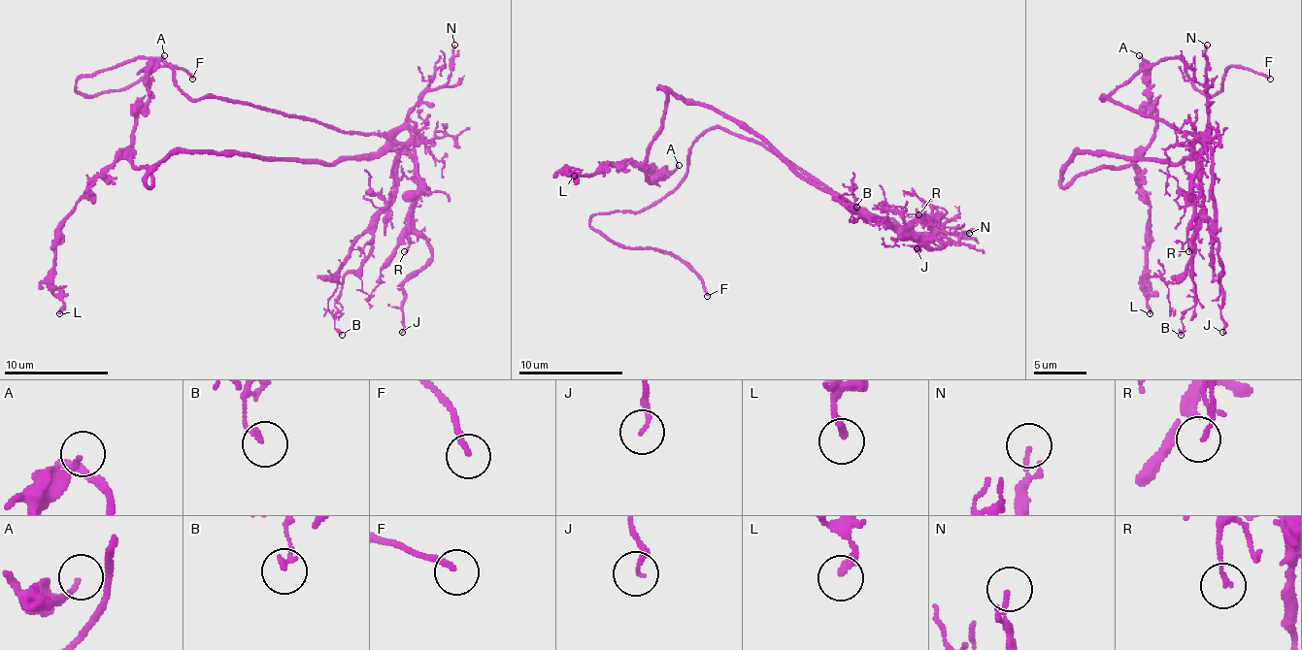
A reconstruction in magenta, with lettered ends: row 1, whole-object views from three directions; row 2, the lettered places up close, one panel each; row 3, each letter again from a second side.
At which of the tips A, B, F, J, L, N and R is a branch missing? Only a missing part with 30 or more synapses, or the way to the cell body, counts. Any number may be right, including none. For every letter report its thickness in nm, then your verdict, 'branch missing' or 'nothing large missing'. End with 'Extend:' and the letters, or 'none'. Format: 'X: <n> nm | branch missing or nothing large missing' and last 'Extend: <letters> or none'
A: 150 nm | nothing large missing
B: 150 nm | nothing large missing
F: 190 nm | branch missing
J: 170 nm | nothing large missing
L: 220 nm | nothing large missing
N: 90 nm | nothing large missing
R: 130 nm | nothing large missing
Extend: F

